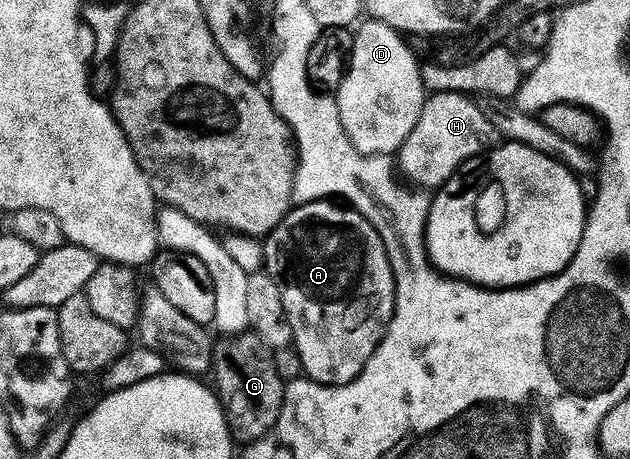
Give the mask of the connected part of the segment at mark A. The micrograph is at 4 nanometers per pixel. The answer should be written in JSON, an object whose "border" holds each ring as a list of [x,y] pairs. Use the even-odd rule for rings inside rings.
{"border":[[[319,199],[318,201],[302,202],[292,206],[286,213],[286,217],[282,217],[282,221],[278,221],[276,228],[266,236],[262,246],[262,267],[270,277],[274,277],[274,285],[278,285],[278,293],[282,293],[282,309],[286,309],[286,317],[290,321],[292,346],[295,347],[298,357],[302,361],[303,374],[316,383],[327,383],[329,385],[349,383],[354,377],[358,377],[358,373],[362,373],[366,361],[374,353],[374,349],[380,344],[380,338],[384,336],[384,331],[388,328],[388,322],[394,309],[394,297],[396,296],[396,272],[391,269],[386,245],[383,244],[382,237],[379,236],[377,229],[374,229],[374,225],[370,225],[370,221],[366,221],[366,217],[362,217],[362,213],[358,213],[355,207],[341,205],[336,201]]]}

